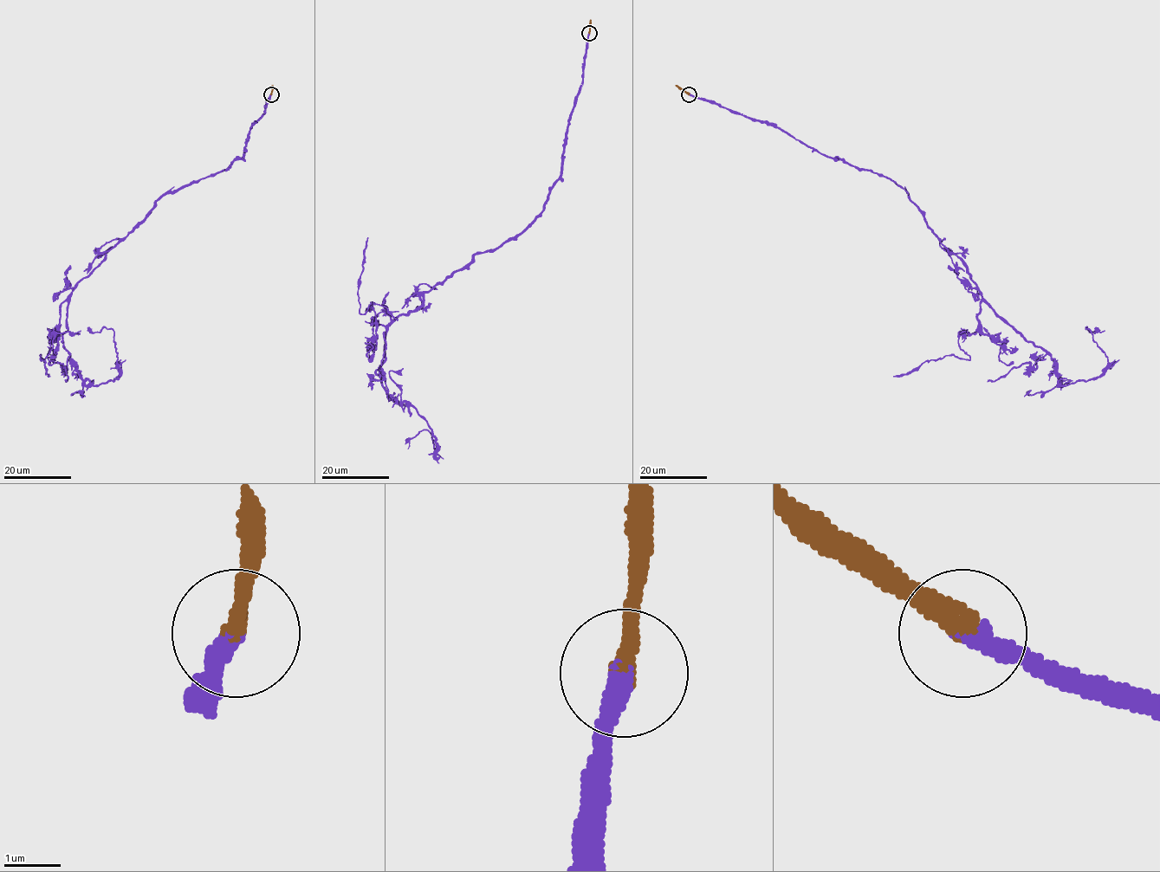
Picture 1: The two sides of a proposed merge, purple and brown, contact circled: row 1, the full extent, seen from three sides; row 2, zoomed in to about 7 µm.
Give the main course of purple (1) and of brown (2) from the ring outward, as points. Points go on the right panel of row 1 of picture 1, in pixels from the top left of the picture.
1: (688, 93), (904, 189), (983, 300), (1054, 360), (1061, 385), (1103, 372), (1107, 357), (1086, 327), (1104, 330)
2: (688, 93), (676, 85)

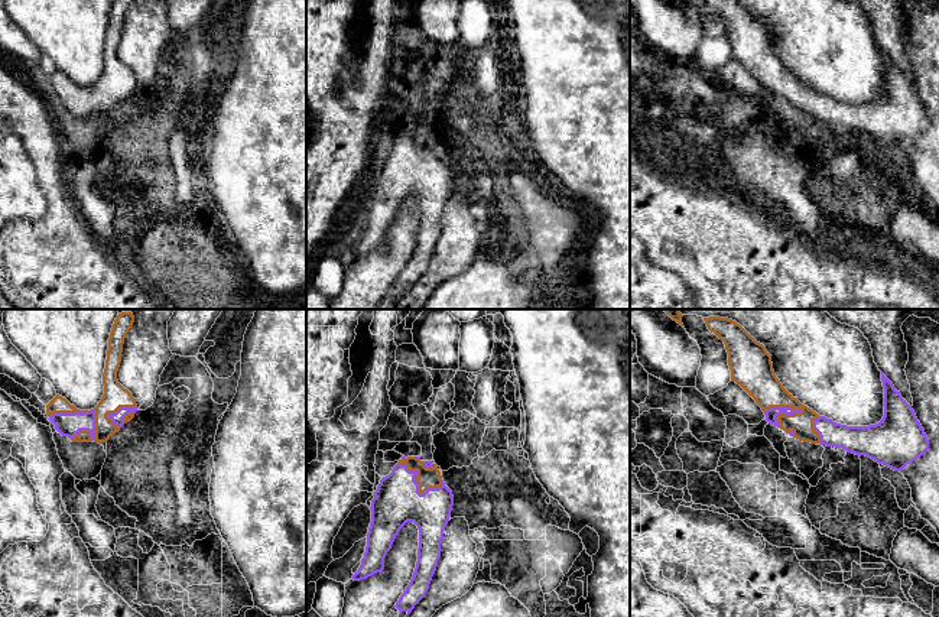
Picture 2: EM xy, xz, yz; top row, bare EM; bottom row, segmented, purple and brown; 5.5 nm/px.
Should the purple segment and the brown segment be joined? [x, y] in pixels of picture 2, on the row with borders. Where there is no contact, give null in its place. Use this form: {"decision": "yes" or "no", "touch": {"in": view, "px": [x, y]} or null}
{"decision": "yes", "touch": {"in": "xz", "px": [418, 484]}}

